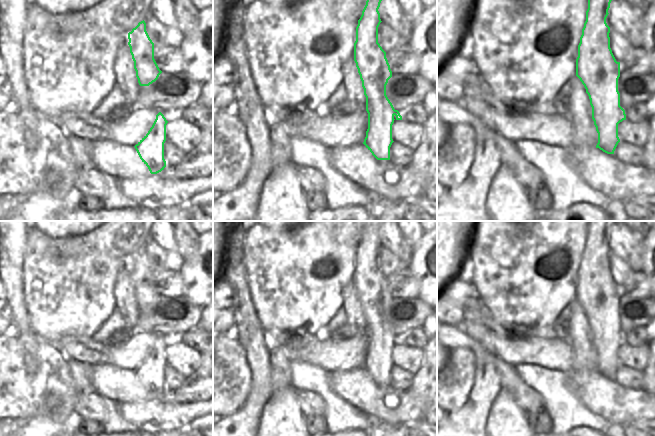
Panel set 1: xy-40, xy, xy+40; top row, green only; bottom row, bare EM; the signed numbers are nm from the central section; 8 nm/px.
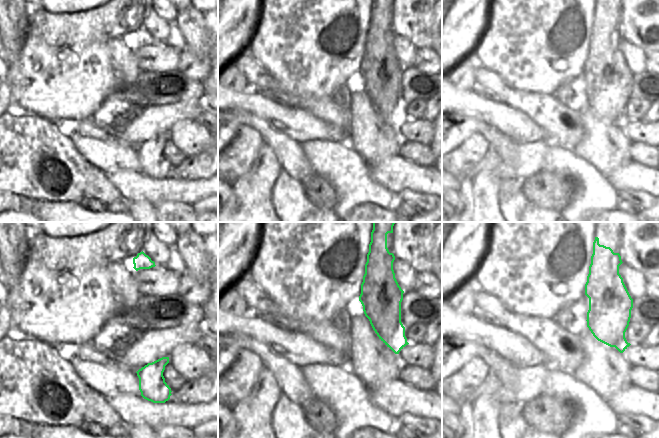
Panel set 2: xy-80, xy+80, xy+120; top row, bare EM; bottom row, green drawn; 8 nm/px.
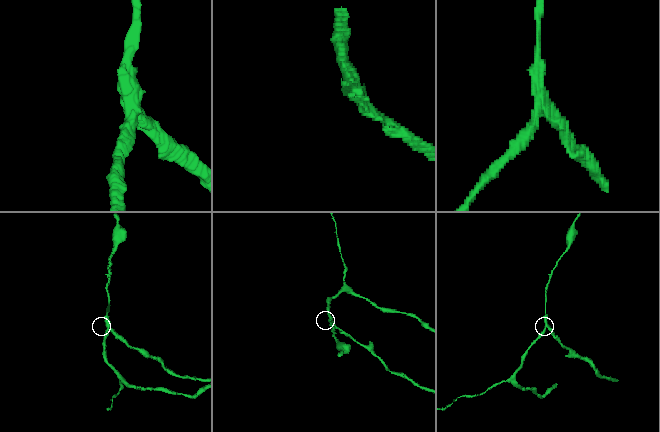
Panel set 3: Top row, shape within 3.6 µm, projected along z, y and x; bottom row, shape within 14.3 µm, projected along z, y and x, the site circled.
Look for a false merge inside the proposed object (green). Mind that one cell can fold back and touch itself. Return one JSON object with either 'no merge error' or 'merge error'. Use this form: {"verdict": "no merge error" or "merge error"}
{"verdict": "merge error"}

